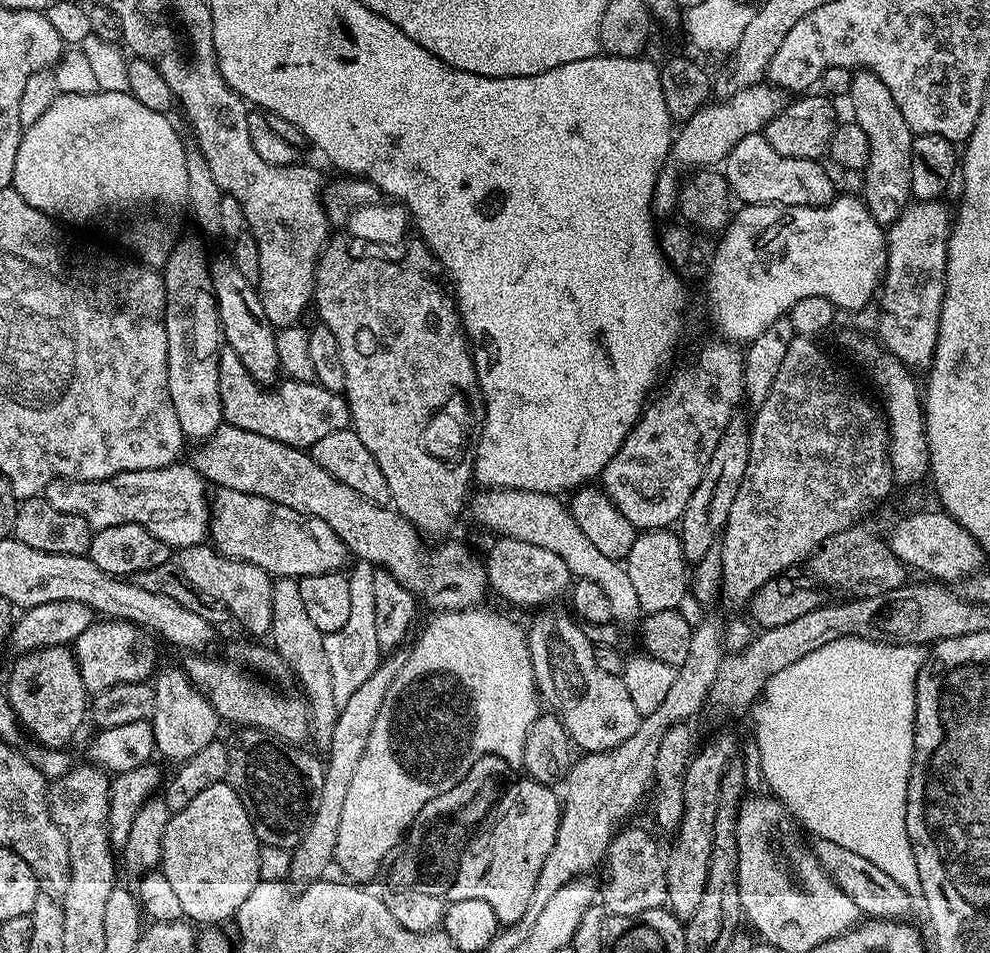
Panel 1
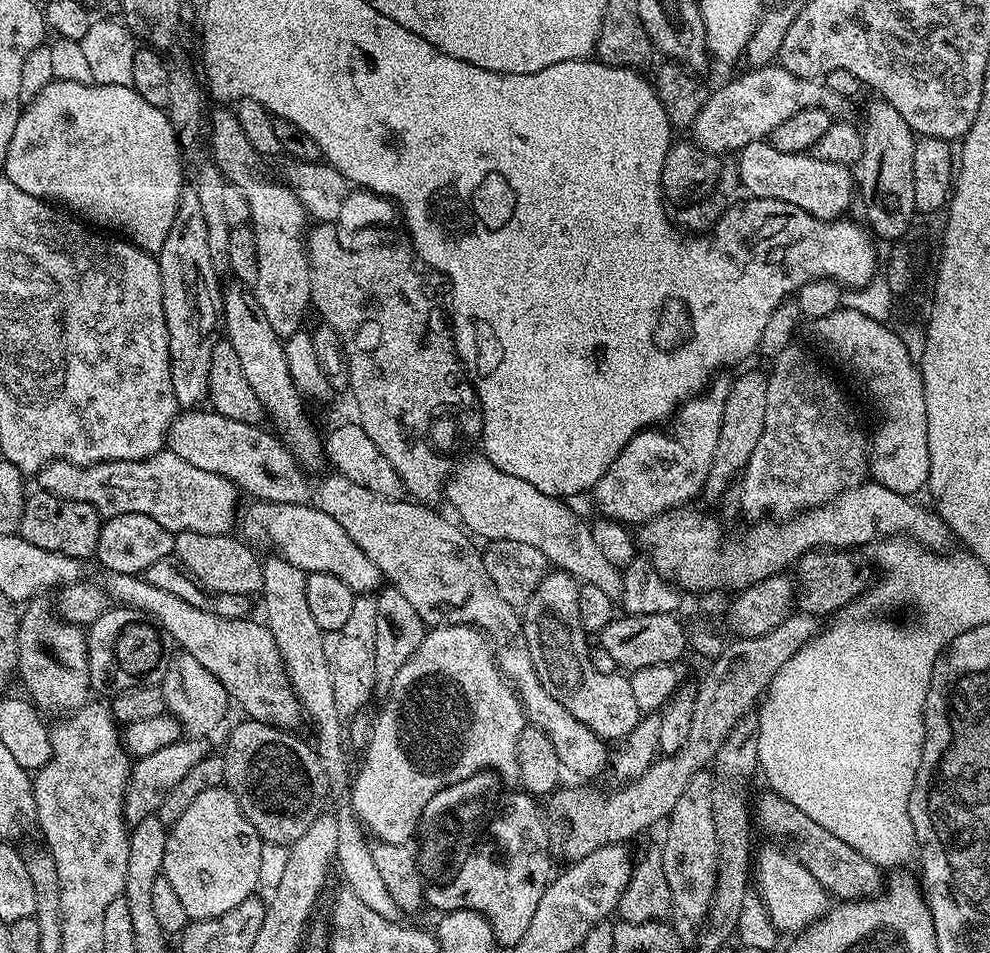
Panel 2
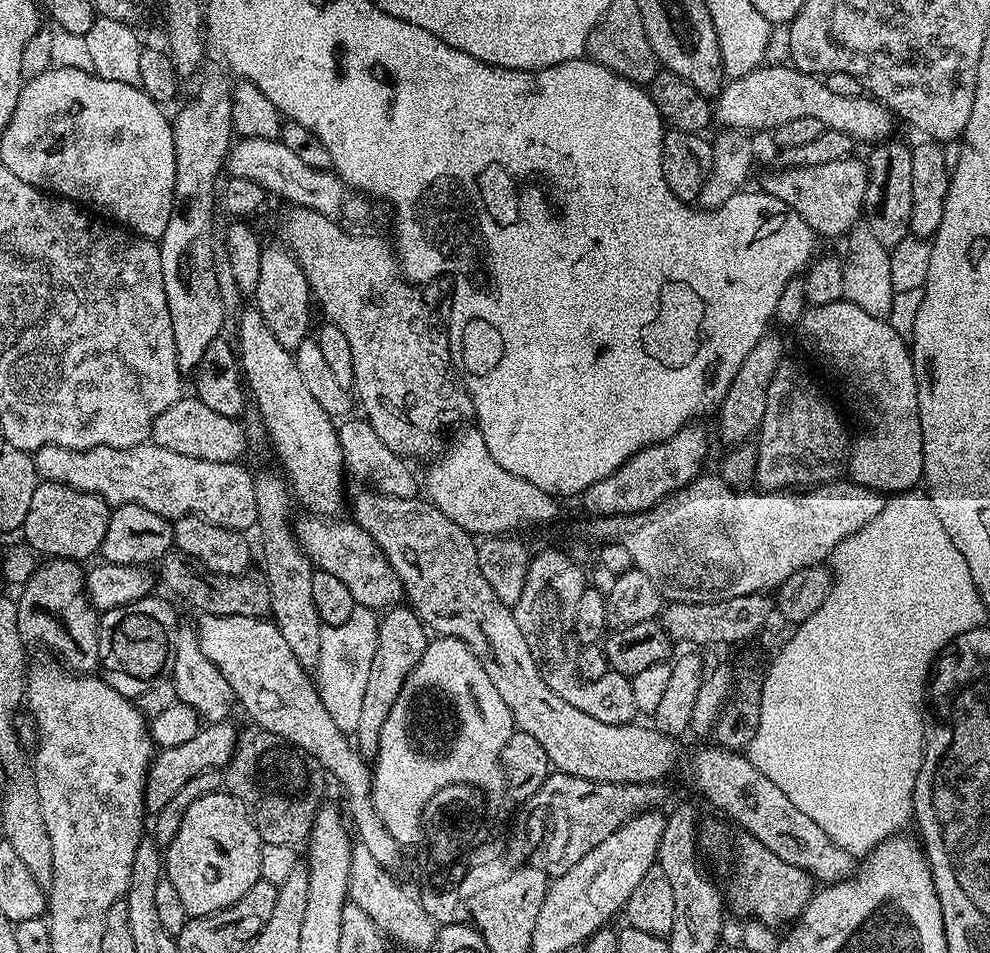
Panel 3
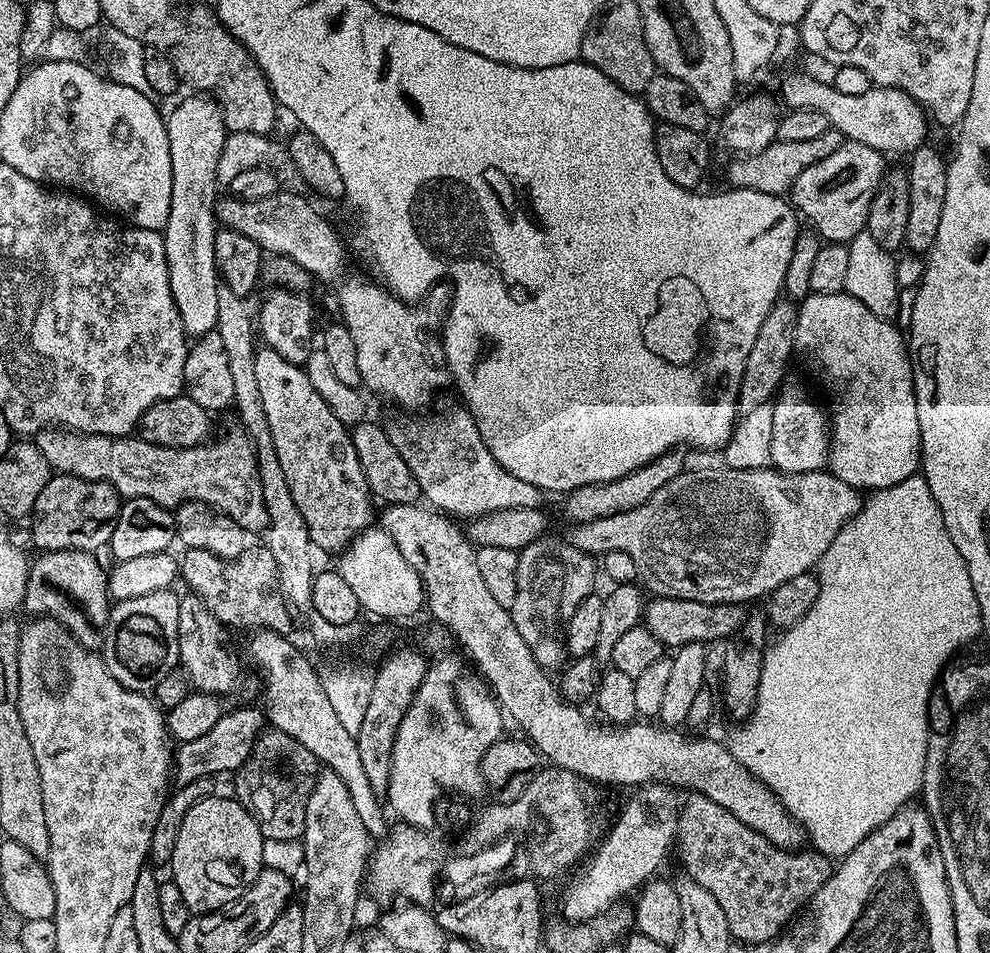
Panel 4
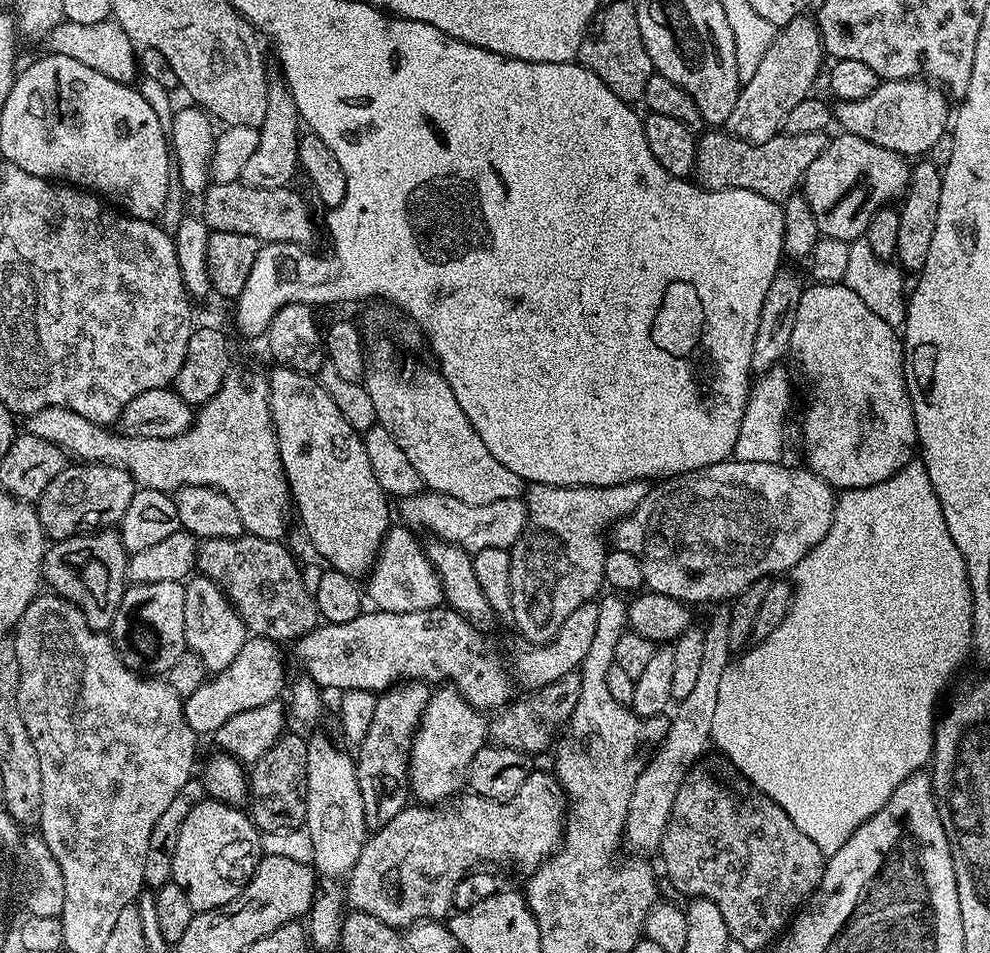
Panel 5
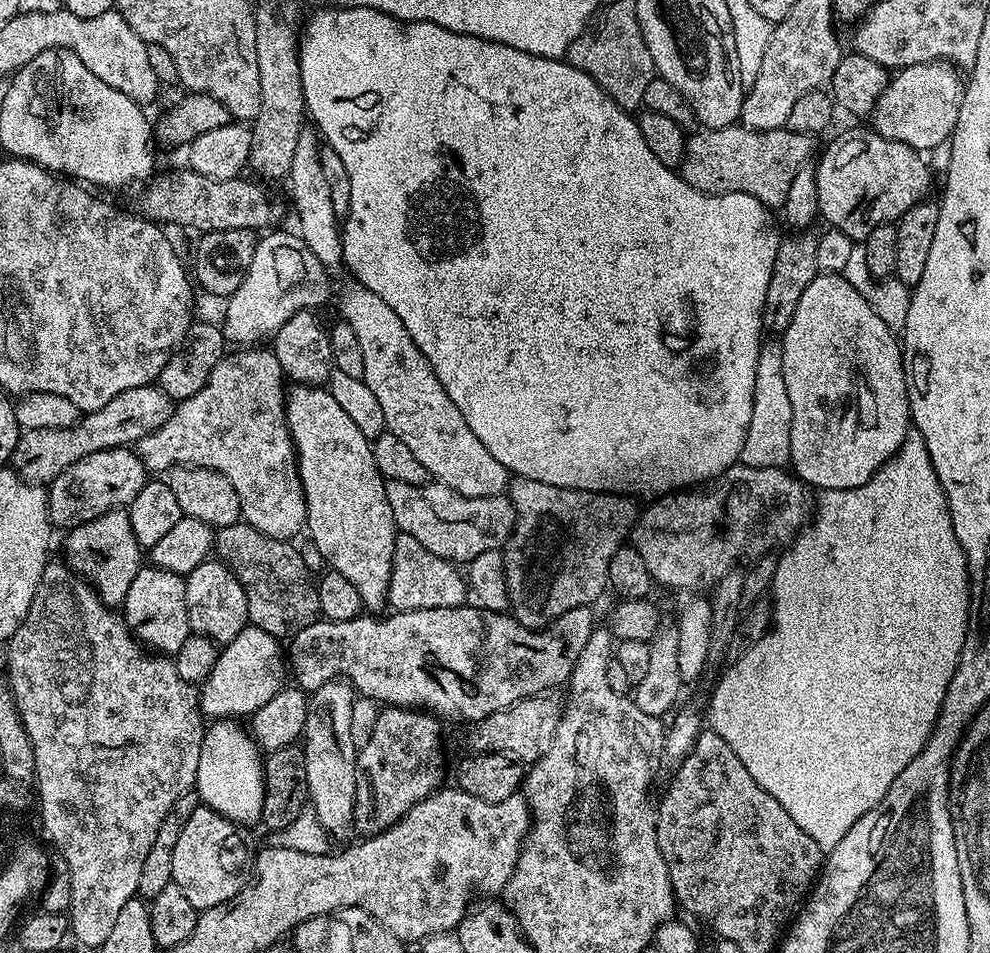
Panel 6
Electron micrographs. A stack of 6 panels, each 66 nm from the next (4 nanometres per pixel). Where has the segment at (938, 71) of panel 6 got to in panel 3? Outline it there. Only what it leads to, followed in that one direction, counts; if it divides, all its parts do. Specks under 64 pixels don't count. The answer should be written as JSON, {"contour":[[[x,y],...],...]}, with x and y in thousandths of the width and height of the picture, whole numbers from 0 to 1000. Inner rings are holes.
{"contour":[[[780,67],[764,71],[744,84],[735,84],[721,105],[721,126],[731,136],[779,136],[801,124],[826,124],[833,134],[855,141],[862,149],[892,149],[902,142],[903,119],[877,99],[855,103],[841,99],[827,79],[810,76],[803,69]]]}

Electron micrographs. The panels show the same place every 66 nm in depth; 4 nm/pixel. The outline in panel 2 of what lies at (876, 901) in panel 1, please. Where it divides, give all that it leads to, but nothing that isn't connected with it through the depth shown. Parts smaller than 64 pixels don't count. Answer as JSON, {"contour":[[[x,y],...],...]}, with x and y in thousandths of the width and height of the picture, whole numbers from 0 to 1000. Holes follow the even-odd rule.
{"contour":[[[772,829],[768,836],[762,839],[762,865],[777,877],[783,889],[793,893],[802,899],[833,934],[837,941],[845,945],[876,944],[888,937],[891,932],[891,913],[879,900],[871,900],[863,888],[855,888],[851,879],[838,875],[834,867],[826,867],[822,858],[814,858],[806,846],[802,846],[794,837],[787,835],[785,831]]]}

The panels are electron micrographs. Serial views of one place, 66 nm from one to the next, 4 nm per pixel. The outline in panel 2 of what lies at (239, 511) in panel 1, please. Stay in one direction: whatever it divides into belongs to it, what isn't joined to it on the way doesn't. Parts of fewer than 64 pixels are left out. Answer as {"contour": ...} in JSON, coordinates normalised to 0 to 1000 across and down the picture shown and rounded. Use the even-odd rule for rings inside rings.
{"contour":[[[255,527],[252,530],[247,537],[245,534],[240,546],[240,554],[246,557],[245,566],[252,572],[263,576],[272,571],[279,575],[277,579],[280,584],[304,599],[337,602],[337,607],[345,607],[345,611],[349,611],[349,615],[361,623],[376,623],[385,616],[386,605],[382,594],[378,594],[378,590],[366,581],[358,565],[354,565],[354,560],[349,560],[349,556],[345,556],[345,552],[341,552],[333,539],[325,539],[325,535],[315,529]]]}

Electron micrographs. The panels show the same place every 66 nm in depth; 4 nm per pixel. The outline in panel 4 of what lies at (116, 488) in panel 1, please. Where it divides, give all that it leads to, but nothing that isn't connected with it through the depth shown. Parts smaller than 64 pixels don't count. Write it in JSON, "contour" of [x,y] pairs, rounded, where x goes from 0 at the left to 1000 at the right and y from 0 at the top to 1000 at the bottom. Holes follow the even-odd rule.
{"contour":[[[76,451],[57,452],[61,453],[55,454],[53,462],[41,461],[39,463],[39,468],[40,475],[44,477],[51,490],[58,496],[67,499],[82,499],[88,504],[108,504],[110,506],[121,506],[121,503],[126,499],[126,502],[129,503],[131,507],[133,507],[132,515],[136,517],[136,519],[152,523],[156,527],[160,527],[166,533],[177,534],[178,530],[185,529],[188,525],[205,525],[215,531],[221,530],[225,536],[230,538],[230,542],[236,548],[240,548],[240,552],[244,552],[247,556],[247,559],[251,560],[255,560],[255,558],[260,558],[260,560],[266,559],[271,551],[269,526],[266,522],[265,506],[262,504],[262,489],[261,485],[259,484],[258,468],[253,462],[256,458],[258,458],[257,453],[253,453],[247,456],[245,452],[239,451],[239,453],[228,454],[227,458],[223,460],[223,462],[216,463],[217,461],[215,461],[213,464],[197,466],[195,470],[169,470],[163,466],[153,466],[151,462],[142,462],[133,455],[127,458],[104,458],[103,455],[95,455],[94,453],[79,453]]]}

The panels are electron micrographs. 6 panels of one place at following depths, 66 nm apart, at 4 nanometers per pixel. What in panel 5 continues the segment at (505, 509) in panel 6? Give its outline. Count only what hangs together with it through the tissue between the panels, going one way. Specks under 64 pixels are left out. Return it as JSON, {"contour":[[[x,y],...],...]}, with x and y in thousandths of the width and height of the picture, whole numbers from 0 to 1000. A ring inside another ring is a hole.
{"contour":[[[429,514],[421,520],[409,520],[403,526],[404,541],[409,551],[425,559],[433,558],[441,568],[461,571],[474,581],[487,577],[516,576],[524,569],[533,552],[533,531],[528,524],[493,527],[491,531],[471,531],[463,523],[455,523],[445,516]]]}

